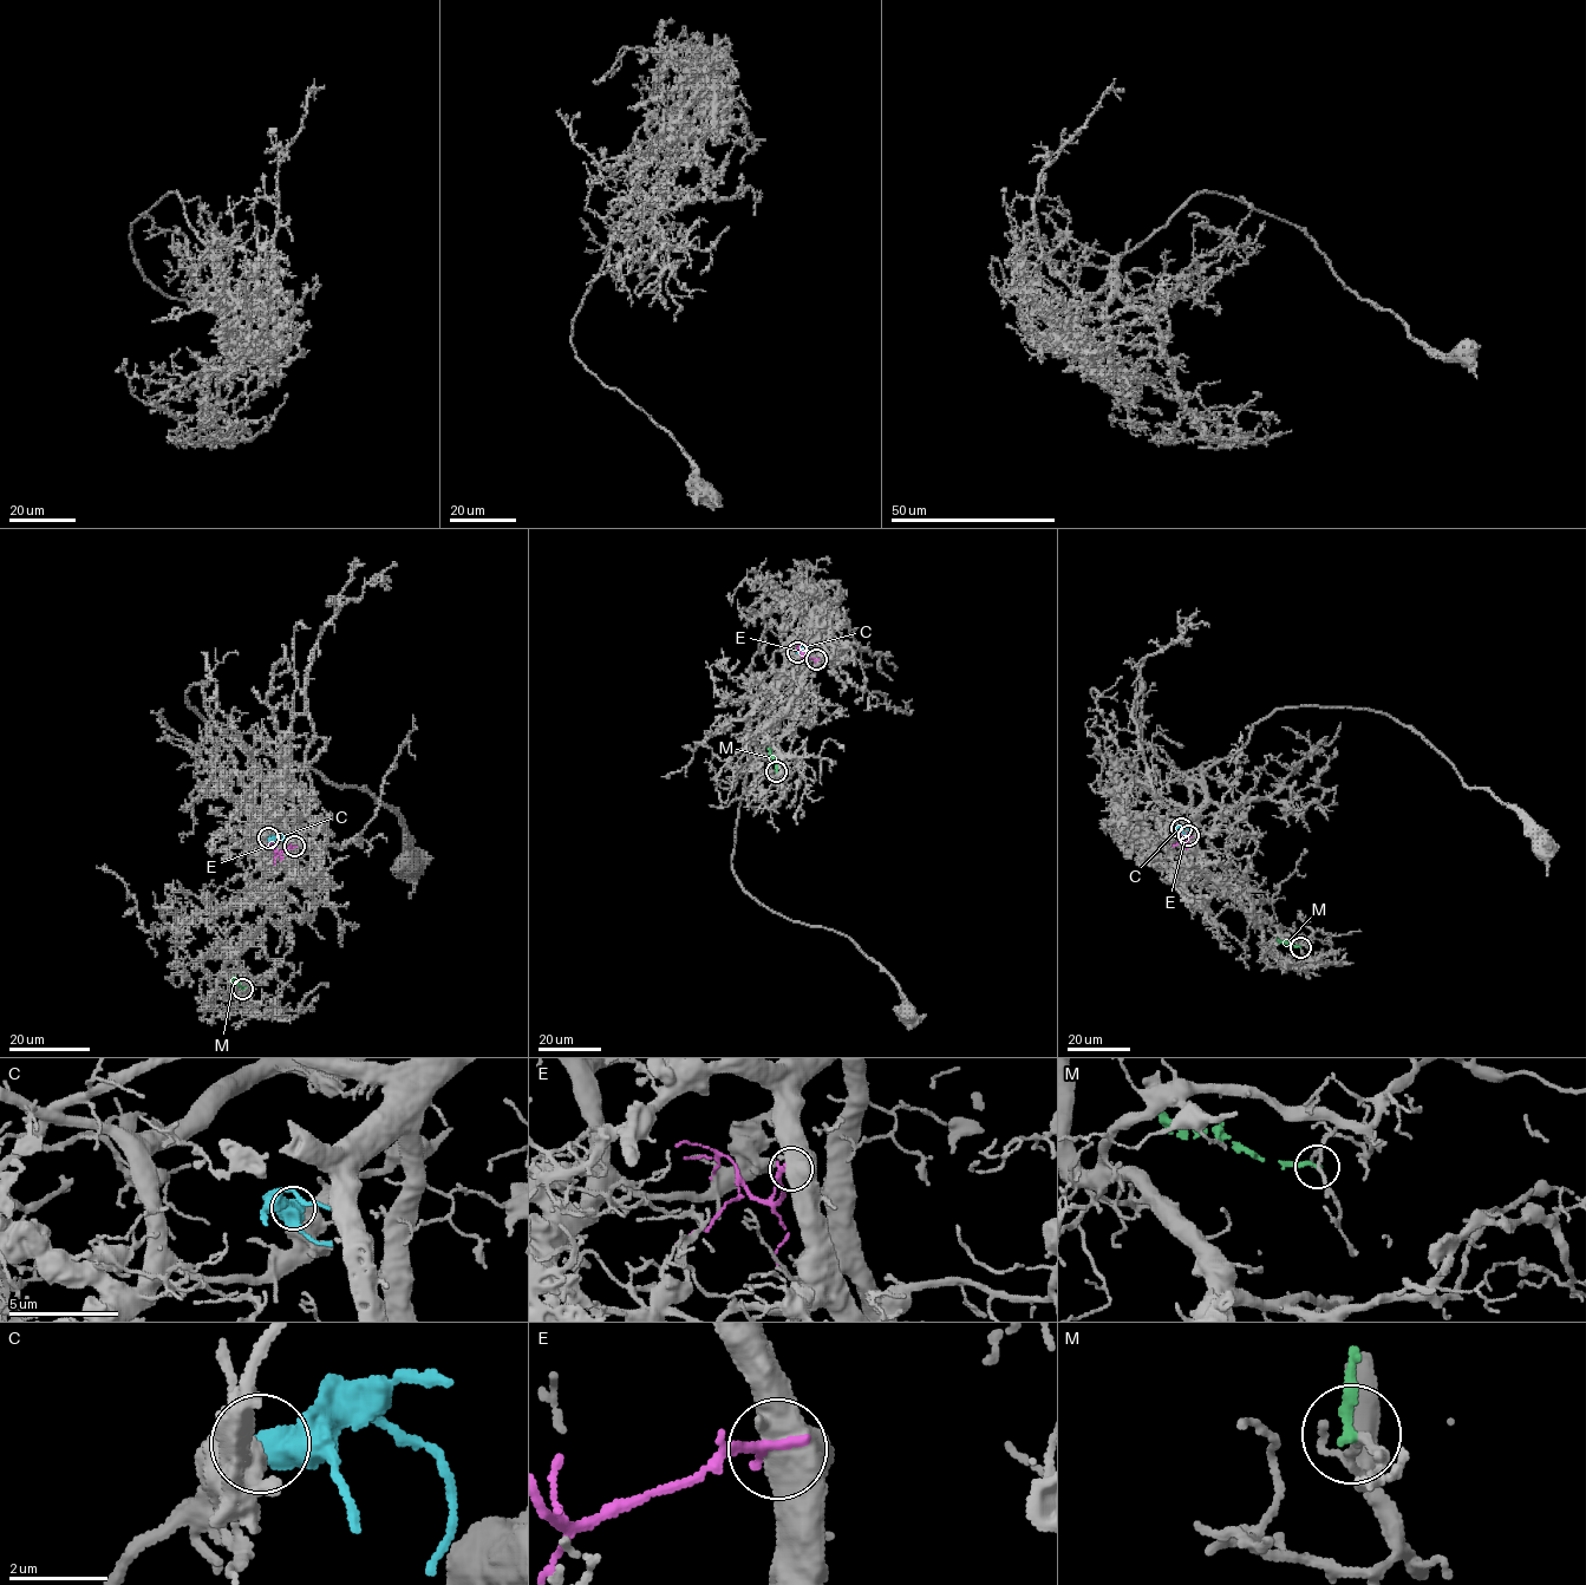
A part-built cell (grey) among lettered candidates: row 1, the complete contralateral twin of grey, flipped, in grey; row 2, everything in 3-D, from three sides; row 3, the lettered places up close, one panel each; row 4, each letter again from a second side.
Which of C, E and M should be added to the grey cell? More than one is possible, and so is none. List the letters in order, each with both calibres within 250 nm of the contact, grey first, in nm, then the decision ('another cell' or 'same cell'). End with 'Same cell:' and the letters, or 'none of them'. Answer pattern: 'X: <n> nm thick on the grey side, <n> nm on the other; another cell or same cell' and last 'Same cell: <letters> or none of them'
C: 550 nm thick on the grey side, 600 nm on the other; same cell
E: 800 nm thick on the grey side, 280 nm on the other; another cell
M: 160 nm thick on the grey side, 240 nm on the other; another cell
Same cell: C

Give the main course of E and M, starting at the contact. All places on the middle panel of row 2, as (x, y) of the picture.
E: (816, 660), (805, 658), (800, 643)
M: (776, 770), (770, 748)

